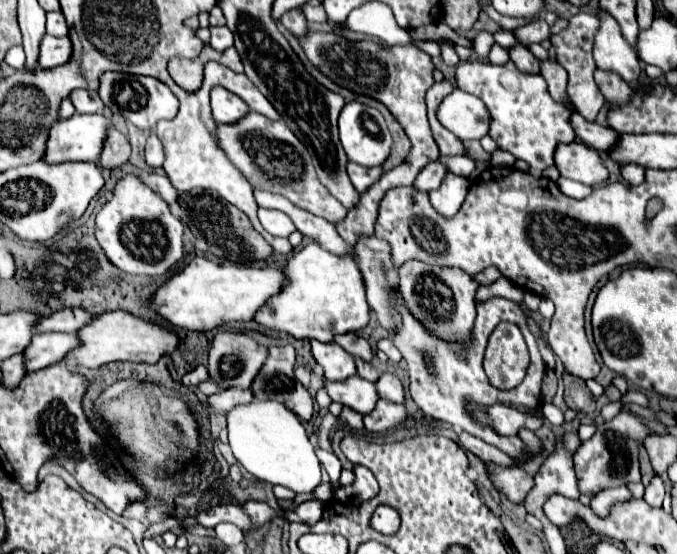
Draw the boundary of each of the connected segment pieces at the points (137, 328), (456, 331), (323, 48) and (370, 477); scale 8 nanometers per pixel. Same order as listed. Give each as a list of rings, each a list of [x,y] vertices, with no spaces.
[[[104,312],[102,316],[94,318],[90,324],[84,326],[84,330],[78,332],[82,346],[72,350],[72,354],[68,354],[70,358],[76,358],[82,366],[86,368],[100,368],[108,362],[148,362],[148,364],[156,364],[162,356],[174,352],[180,346],[180,338],[160,326],[154,320],[144,320],[138,318],[130,312]]]
[[[410,260],[400,266],[400,294],[410,314],[434,336],[452,344],[454,352],[464,358],[472,340],[472,326],[476,318],[476,294],[478,284],[460,268],[440,268],[424,262]]]
[[[300,8],[284,14],[280,22],[286,30],[290,30],[298,38],[310,64],[314,64],[322,74],[326,74],[338,86],[342,86],[354,94],[364,94],[364,96],[370,96],[370,98],[376,98],[378,102],[382,102],[392,112],[392,116],[398,120],[398,124],[404,128],[406,136],[410,138],[410,144],[412,144],[404,164],[400,164],[396,170],[384,172],[380,176],[380,180],[376,184],[372,184],[360,196],[360,202],[348,210],[346,218],[336,222],[336,232],[344,238],[344,242],[348,242],[352,246],[356,242],[358,234],[372,234],[374,232],[374,224],[376,224],[376,216],[378,216],[378,204],[380,204],[382,196],[390,188],[410,186],[414,182],[416,174],[426,164],[434,162],[440,156],[438,146],[436,146],[432,132],[430,132],[430,124],[426,118],[426,102],[424,102],[426,90],[434,84],[434,78],[432,78],[434,64],[432,64],[428,54],[424,54],[422,50],[418,50],[414,46],[400,46],[400,44],[398,46],[382,46],[382,44],[376,44],[372,40],[350,42],[344,36],[336,36],[334,32],[308,30],[304,14]]]
[[[354,466],[352,468],[354,472],[354,482],[350,486],[344,486],[340,490],[336,490],[336,498],[338,500],[344,500],[344,502],[350,502],[350,504],[360,504],[364,500],[370,500],[378,494],[378,482],[374,478],[374,474],[364,468],[364,466]]]

